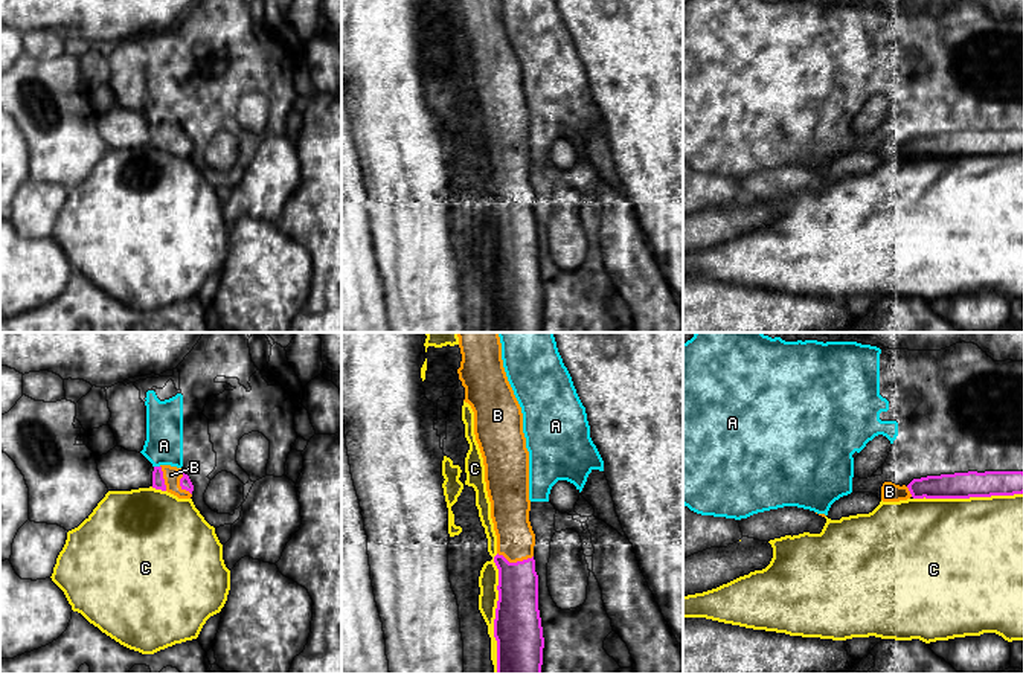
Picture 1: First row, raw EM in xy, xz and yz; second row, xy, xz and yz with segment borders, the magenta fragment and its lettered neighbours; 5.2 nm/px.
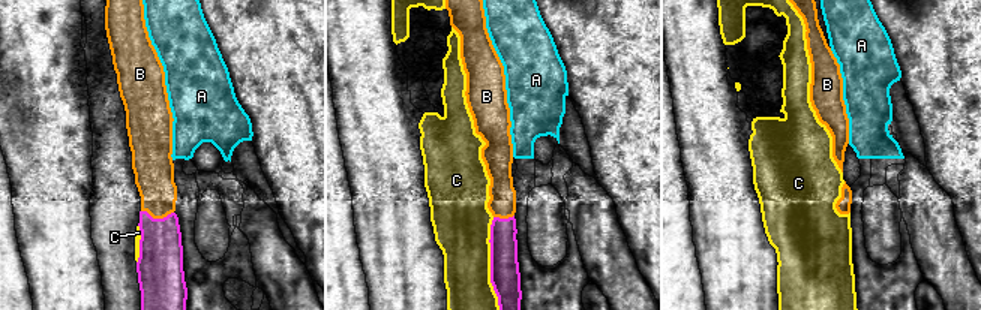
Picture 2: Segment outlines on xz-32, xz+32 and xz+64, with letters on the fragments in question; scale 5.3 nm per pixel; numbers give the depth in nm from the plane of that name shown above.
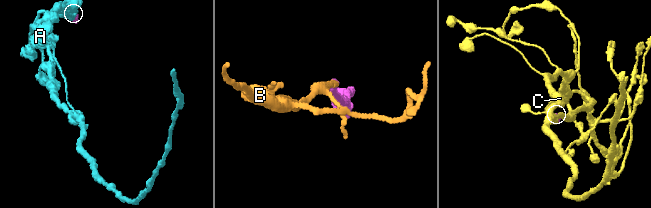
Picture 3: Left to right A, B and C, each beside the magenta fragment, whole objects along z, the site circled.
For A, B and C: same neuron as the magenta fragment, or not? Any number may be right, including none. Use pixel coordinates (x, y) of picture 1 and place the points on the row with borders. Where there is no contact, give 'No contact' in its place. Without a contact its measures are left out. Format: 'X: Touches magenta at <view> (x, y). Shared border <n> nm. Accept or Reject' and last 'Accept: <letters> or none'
A: Touches magenta at xy (157, 467). Shared border 30 nm. Reject
B: Touches magenta at xz (517, 561). Shared border 190 nm. Accept
C: Touches magenta at xz (496, 613). Shared border 650 nm. Reject
Accept: B

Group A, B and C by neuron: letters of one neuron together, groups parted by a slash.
A / B / C

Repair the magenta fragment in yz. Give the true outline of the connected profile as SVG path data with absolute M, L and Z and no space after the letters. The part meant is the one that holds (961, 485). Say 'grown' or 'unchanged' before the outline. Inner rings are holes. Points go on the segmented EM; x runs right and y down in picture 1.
grown; M968 471L913 479L907 486L884 482L883 502L913 499L970 499L1023 494L1023 471Z

